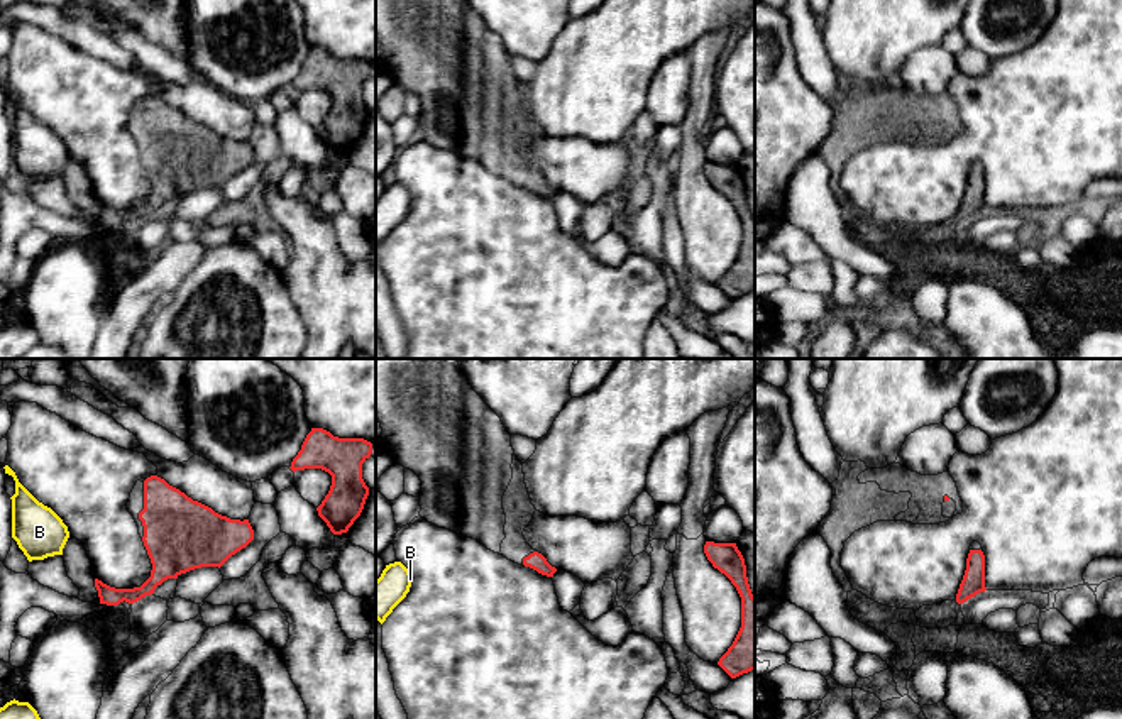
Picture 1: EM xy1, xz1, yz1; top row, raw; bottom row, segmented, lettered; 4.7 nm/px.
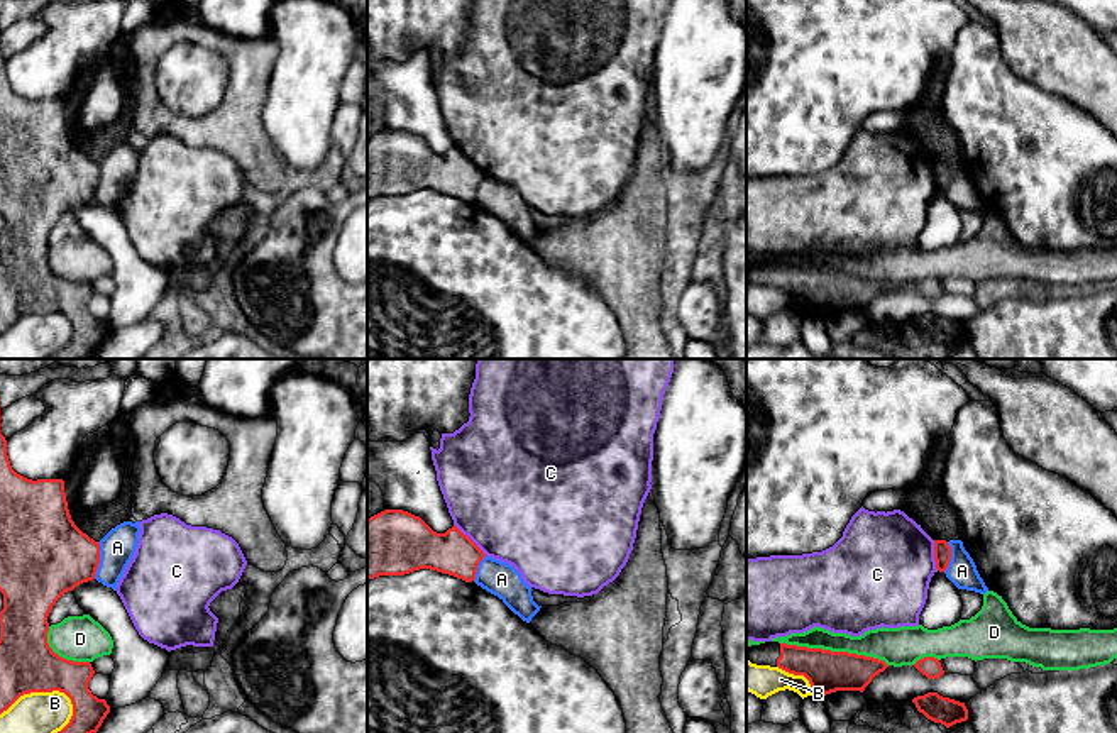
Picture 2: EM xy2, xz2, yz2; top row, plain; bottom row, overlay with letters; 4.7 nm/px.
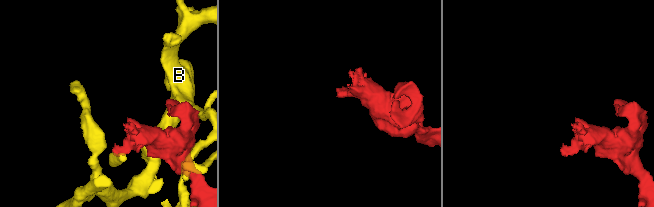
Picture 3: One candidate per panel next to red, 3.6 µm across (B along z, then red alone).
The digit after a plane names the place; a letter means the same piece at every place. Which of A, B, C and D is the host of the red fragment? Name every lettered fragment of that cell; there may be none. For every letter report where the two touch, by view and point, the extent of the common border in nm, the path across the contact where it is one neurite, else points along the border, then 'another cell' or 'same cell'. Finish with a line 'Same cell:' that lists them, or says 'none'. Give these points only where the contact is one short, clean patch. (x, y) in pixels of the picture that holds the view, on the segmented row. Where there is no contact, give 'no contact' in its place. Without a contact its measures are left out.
A: contact xy2 (99, 561); length 180 nm; border xy2 (99, 542), (99, 567), (93, 578); another cell
B: contact xy2 (38, 691); length 360 nm; another cell
C: contact xz2 (471, 540); length 220 nm; another cell
D: contact yz2 (835, 652); length 500 nm; another cell
Same cell: none

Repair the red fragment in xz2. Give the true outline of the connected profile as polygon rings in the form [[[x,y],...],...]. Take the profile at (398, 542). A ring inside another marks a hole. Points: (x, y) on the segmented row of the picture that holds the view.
[[[384,510],[367,520],[367,579],[430,569],[472,582],[484,557],[455,525],[437,533],[403,510]]]

